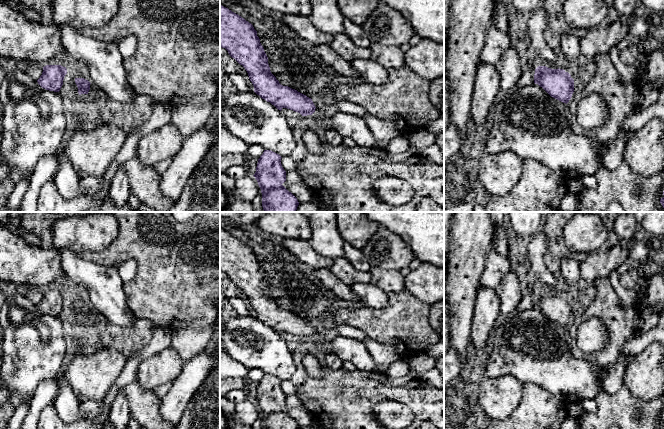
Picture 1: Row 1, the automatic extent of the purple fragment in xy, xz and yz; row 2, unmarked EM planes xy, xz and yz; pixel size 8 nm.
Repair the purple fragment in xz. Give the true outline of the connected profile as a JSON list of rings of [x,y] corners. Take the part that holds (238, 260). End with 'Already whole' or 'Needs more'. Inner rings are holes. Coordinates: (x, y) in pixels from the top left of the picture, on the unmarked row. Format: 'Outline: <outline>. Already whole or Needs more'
Outline: [[[220,229],[220,271],[225,272],[229,279],[245,292],[254,310],[254,316],[278,334],[287,332],[302,340],[312,339],[315,336],[316,331],[311,322],[295,313],[281,309],[271,297],[268,281],[253,249],[222,229]]]. Already whole

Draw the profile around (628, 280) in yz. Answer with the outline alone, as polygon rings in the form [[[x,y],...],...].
[[[638,268],[629,270],[620,277],[620,284],[624,288],[632,289],[635,287],[639,279],[639,270]]]

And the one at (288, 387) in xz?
[[[290,380],[282,381],[281,388],[286,396],[297,394],[297,388]]]

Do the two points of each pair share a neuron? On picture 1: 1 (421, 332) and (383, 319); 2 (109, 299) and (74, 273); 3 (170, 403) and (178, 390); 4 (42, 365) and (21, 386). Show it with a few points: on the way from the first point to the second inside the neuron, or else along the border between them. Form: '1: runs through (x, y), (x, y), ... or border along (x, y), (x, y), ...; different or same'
1: runs through (412, 332), (403, 325), (392, 325); same
2: runs through (100, 290), (83, 273); same
3: runs through (173, 400), (178, 393); same
4: runs through (37, 370), (26, 381); same

